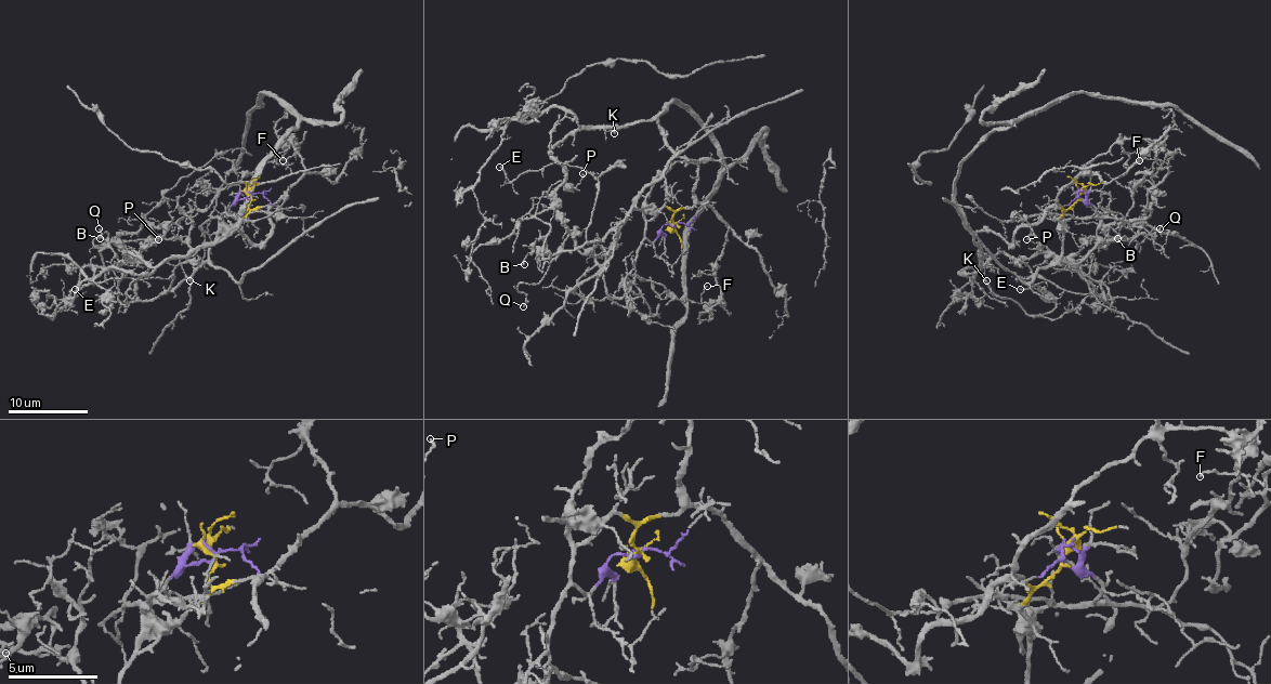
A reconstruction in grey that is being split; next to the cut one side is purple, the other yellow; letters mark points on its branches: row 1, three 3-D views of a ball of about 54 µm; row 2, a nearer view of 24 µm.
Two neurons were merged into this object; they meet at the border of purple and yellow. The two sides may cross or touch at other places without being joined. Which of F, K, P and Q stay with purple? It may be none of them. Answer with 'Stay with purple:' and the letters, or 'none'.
Stay with purple: F

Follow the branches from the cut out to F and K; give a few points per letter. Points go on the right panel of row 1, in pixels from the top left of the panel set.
F: (1077, 195), (1096, 210), (1093, 216), (1125, 214), (1134, 188), (1155, 162), (1153, 158), (1139, 160)
K: (1077, 195), (1068, 209), (1051, 207), (1037, 222), (1022, 224), (1010, 245), (997, 233), (973, 234), (985, 280)

